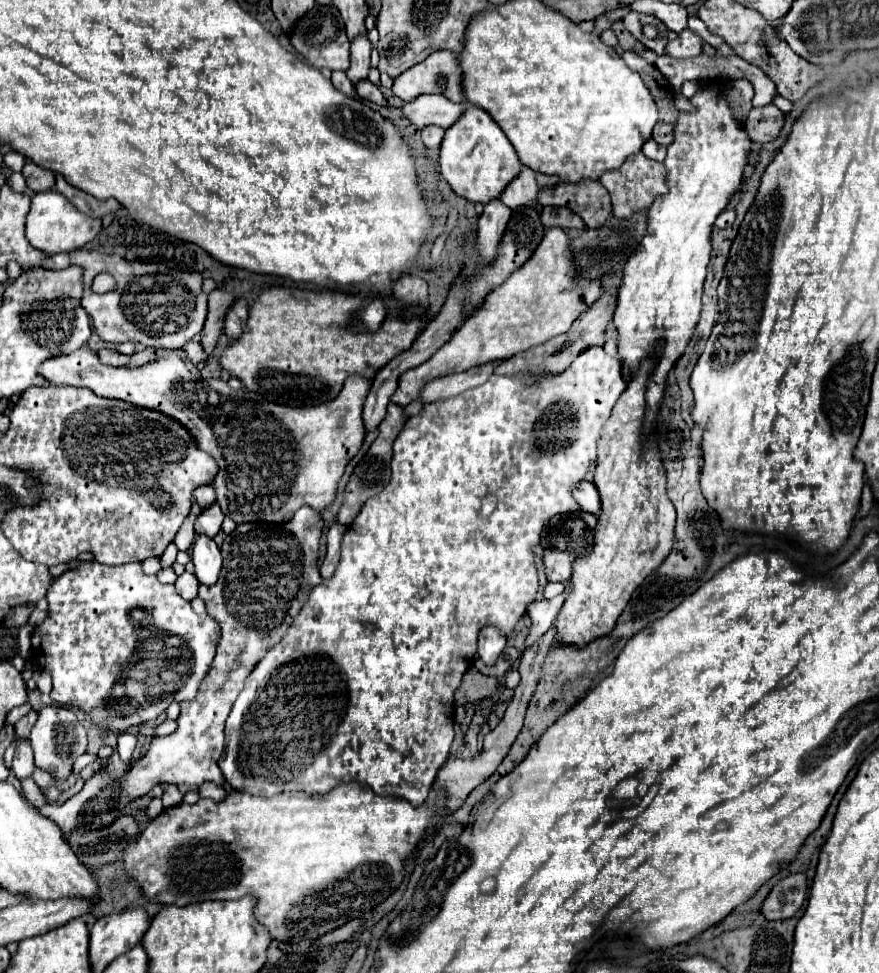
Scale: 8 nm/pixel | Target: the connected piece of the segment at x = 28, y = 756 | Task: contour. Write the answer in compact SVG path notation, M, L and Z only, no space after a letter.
M23 740L17 745L12 764L11 772L17 776L17 780L25 780L31 778L35 770L34 754L28 740Z

